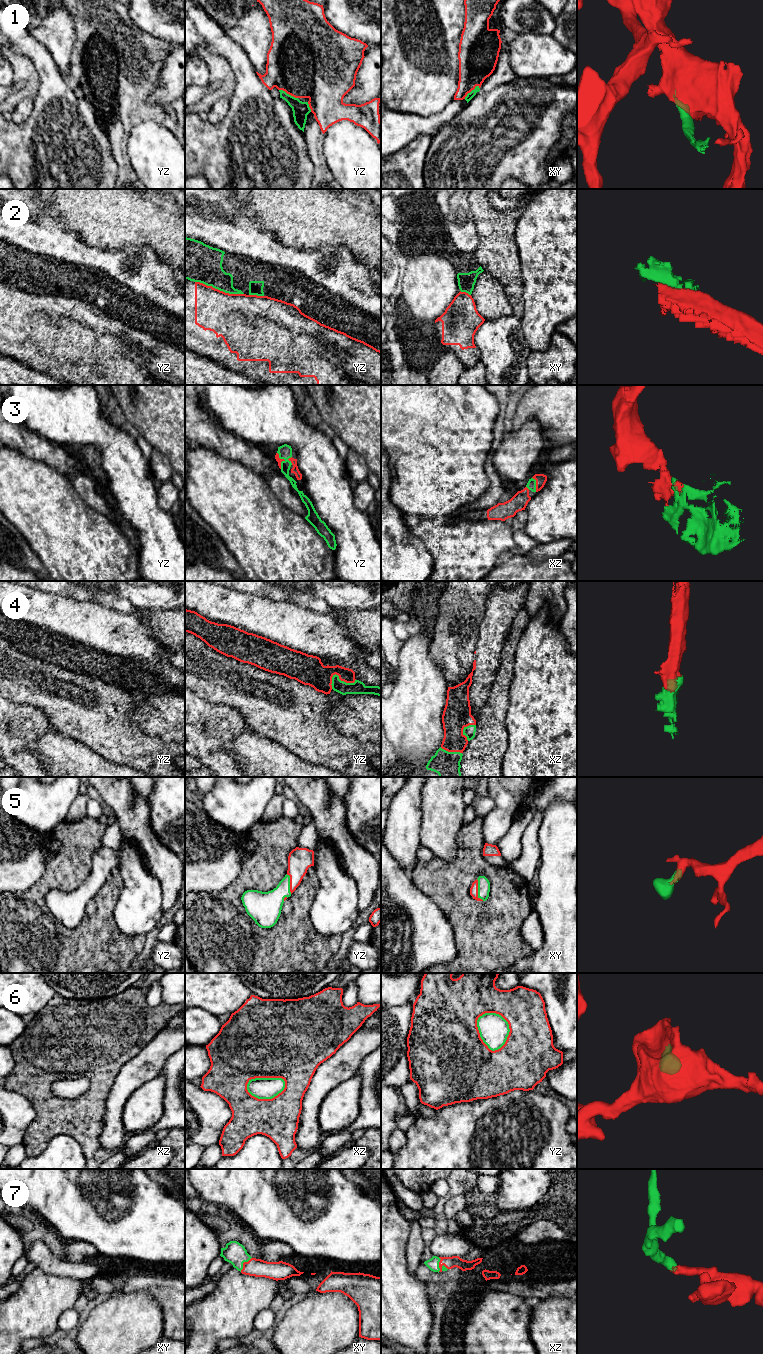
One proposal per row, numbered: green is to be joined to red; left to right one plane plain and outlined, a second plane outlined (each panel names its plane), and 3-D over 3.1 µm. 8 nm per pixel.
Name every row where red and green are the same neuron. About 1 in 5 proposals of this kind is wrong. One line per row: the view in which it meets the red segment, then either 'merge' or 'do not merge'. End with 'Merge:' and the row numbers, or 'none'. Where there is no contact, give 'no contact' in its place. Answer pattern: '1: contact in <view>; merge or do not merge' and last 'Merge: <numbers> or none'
1: contact in xy; merge
2: contact in yz; do not merge
3: contact in yz; merge
4: contact in yz; merge
5: contact in xy; merge
6: contact in yz; do not merge
7: contact in xz; merge
Merge: 1, 3, 4, 5, 7

